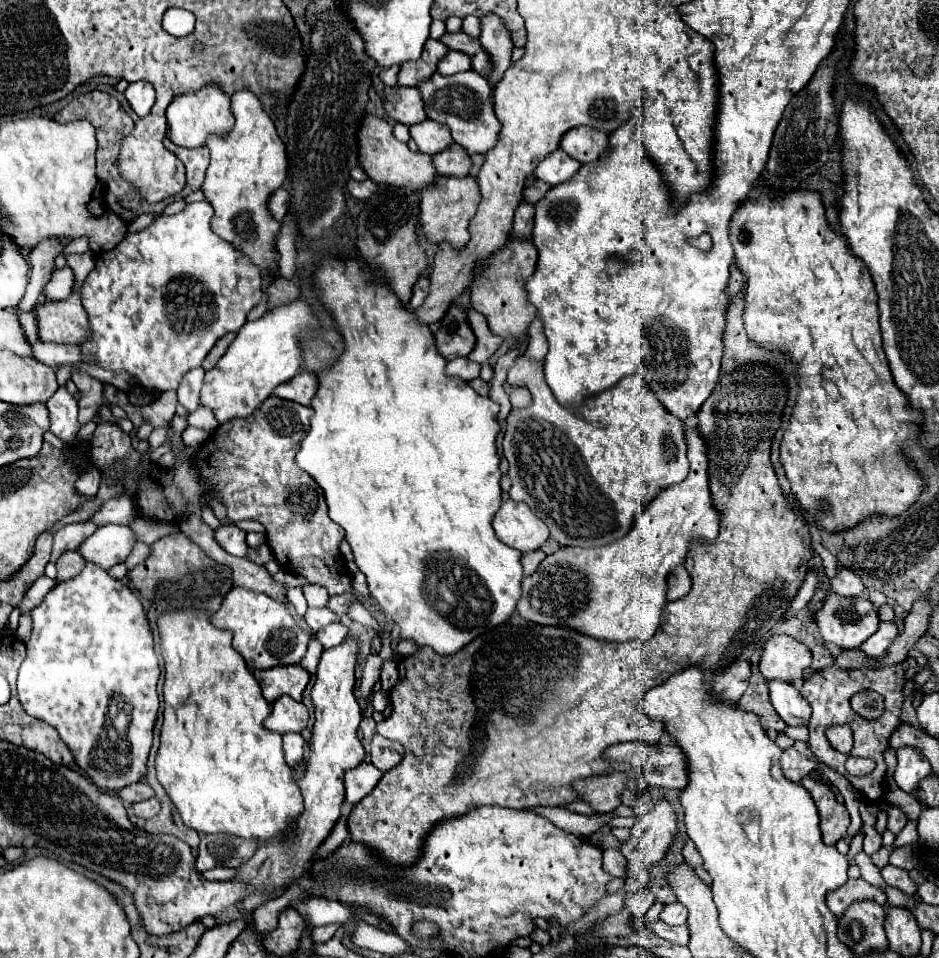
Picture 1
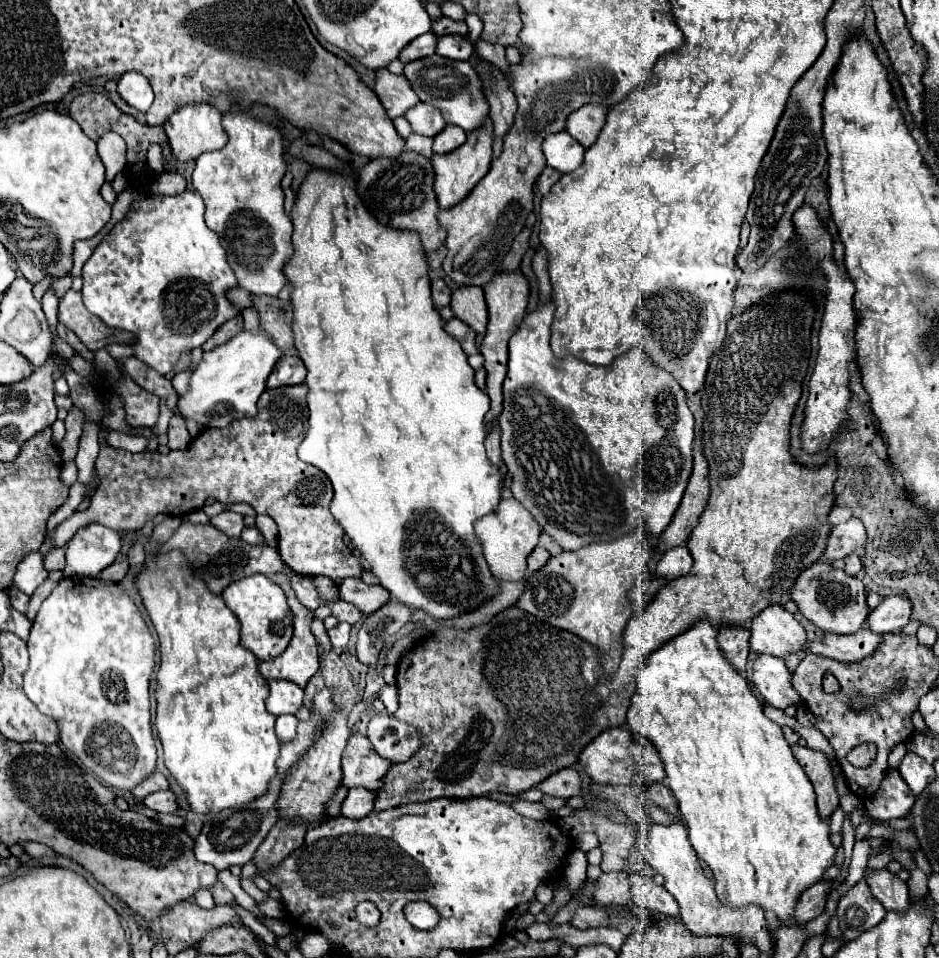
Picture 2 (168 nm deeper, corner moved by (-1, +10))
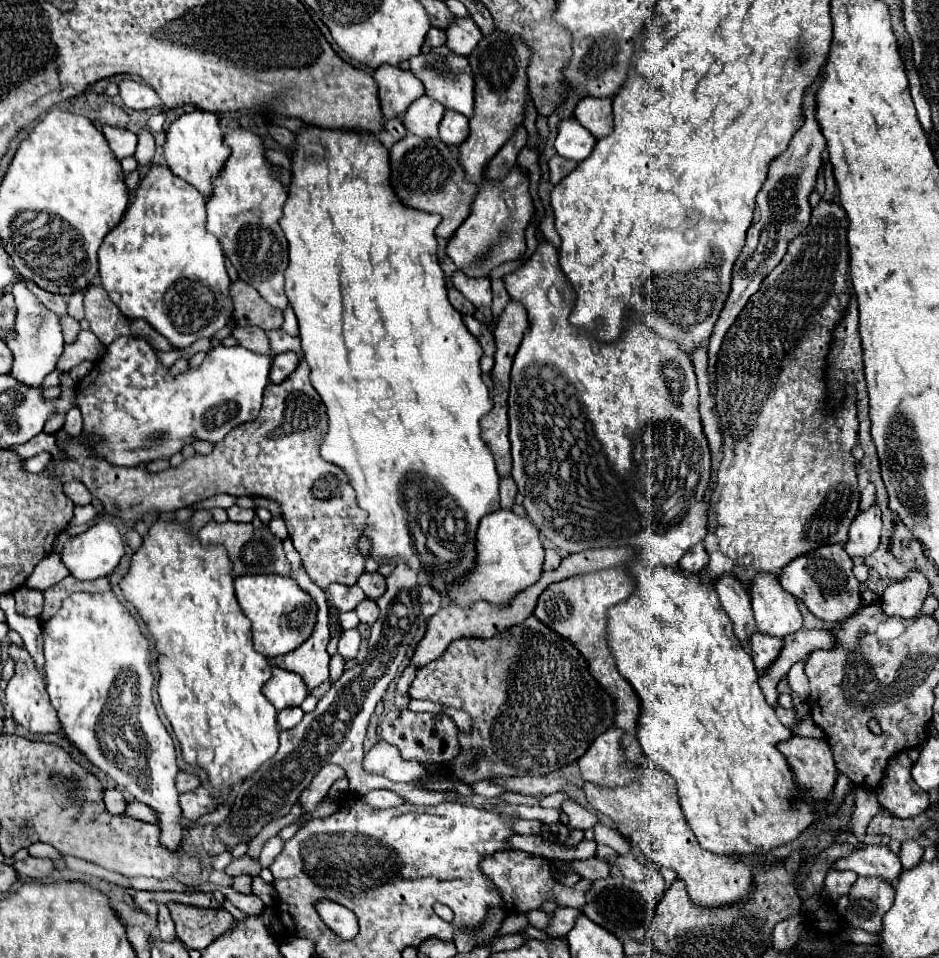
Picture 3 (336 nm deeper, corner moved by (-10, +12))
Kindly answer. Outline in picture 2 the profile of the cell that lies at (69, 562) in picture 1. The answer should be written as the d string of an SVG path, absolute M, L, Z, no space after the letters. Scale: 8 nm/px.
M54 548L44 556L44 568L48 572L52 570L64 570L66 566L66 548Z

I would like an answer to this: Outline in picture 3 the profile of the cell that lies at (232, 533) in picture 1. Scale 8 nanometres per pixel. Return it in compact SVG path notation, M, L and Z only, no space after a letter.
M231 506L227 510L227 514L229 514L231 522L251 522L253 516L255 516L253 510L245 510L245 508L239 508L239 506Z

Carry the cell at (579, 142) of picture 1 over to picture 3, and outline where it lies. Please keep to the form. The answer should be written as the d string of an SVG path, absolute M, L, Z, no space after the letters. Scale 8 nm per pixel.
M585 96L575 106L575 118L595 138L603 138L611 132L611 98Z

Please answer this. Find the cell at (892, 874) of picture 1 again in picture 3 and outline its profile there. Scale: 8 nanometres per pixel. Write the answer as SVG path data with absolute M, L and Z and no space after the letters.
M859 876L849 892L847 922L853 928L867 932L879 932L883 928L883 916L893 906L895 890L883 878Z

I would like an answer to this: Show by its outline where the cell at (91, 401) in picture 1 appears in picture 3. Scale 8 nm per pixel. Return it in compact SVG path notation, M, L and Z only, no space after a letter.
M59 316L59 324L61 324L61 330L63 330L63 338L65 338L65 344L73 342L81 330L79 322L71 316Z

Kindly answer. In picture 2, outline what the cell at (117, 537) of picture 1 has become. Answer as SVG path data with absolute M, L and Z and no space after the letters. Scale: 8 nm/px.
M100 524L80 528L66 544L66 568L64 574L96 576L110 566L122 548L120 534Z

